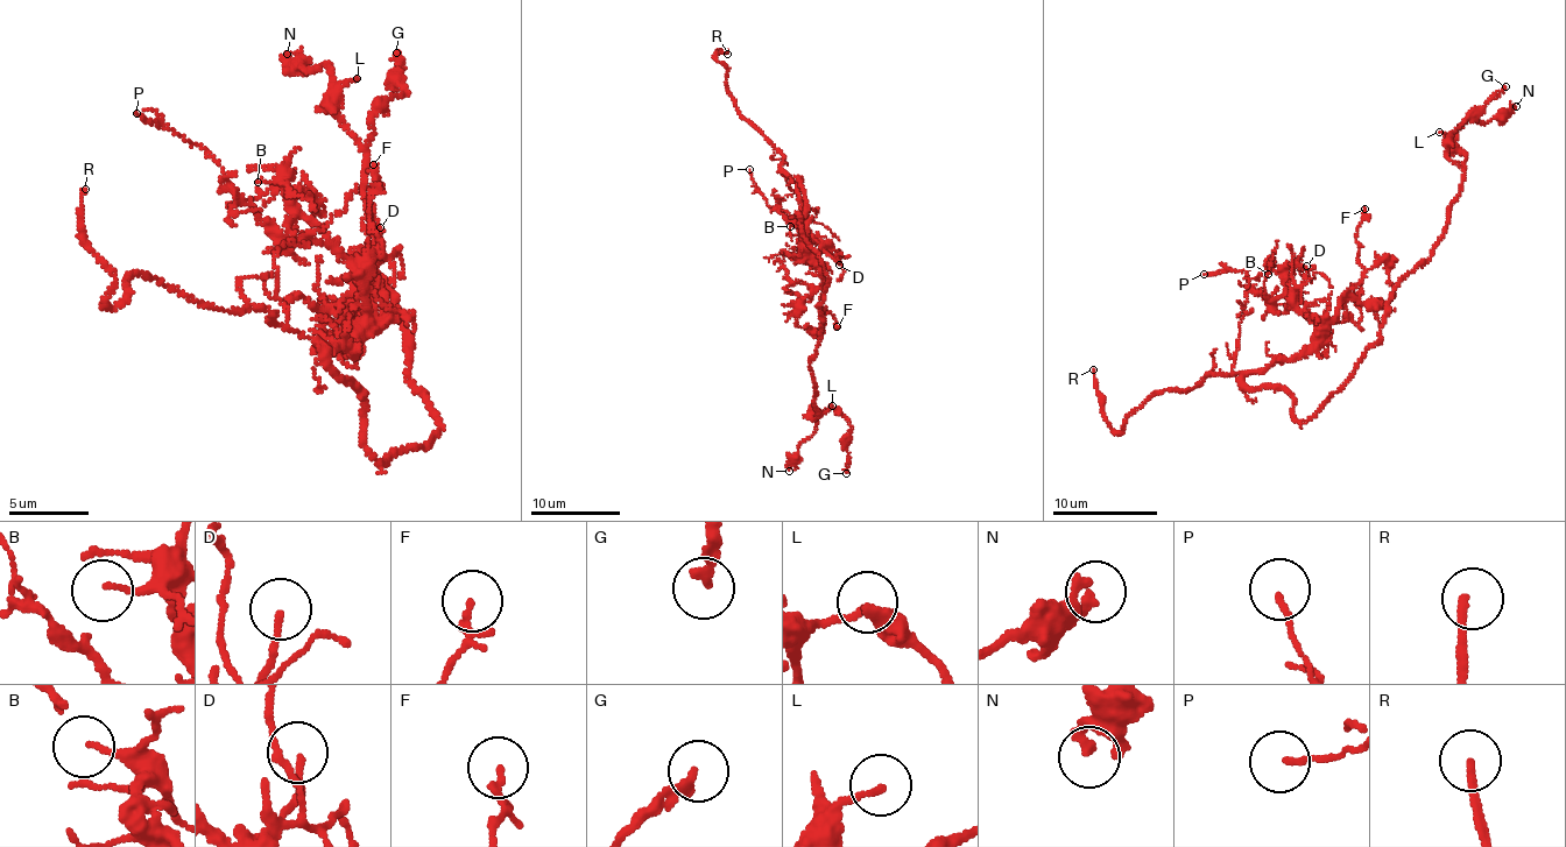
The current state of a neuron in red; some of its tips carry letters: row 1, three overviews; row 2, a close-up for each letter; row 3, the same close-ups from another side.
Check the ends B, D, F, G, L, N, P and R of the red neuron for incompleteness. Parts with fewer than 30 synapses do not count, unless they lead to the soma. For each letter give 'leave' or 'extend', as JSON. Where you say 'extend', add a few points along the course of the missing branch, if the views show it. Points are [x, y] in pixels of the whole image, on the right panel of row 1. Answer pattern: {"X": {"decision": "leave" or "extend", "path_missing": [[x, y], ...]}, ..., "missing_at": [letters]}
{"B": {"decision": "leave"}, "D": {"decision": "leave"}, "F": {"decision": "leave"}, "G": {"decision": "leave"}, "L": {"decision": "leave"}, "N": {"decision": "leave"}, "P": {"decision": "leave"}, "R": {"decision": "extend", "path_missing": [[1093, 369], [1074, 256], [1081, 237], [1083, 218], [1092, 219]]}, "missing_at": ["R"]}

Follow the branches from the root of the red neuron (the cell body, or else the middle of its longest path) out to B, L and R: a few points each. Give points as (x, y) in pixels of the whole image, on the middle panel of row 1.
B: (806, 238), (796, 214), (805, 206), (799, 181), (808, 248), (820, 255), (819, 245), (790, 226)
L: (806, 238), (830, 280), (818, 306), (823, 336), (810, 364), (820, 413), (812, 417), (832, 406)
R: (806, 238), (796, 214), (804, 212), (803, 185), (740, 113), (717, 60), (728, 51), (718, 49), (727, 54)

